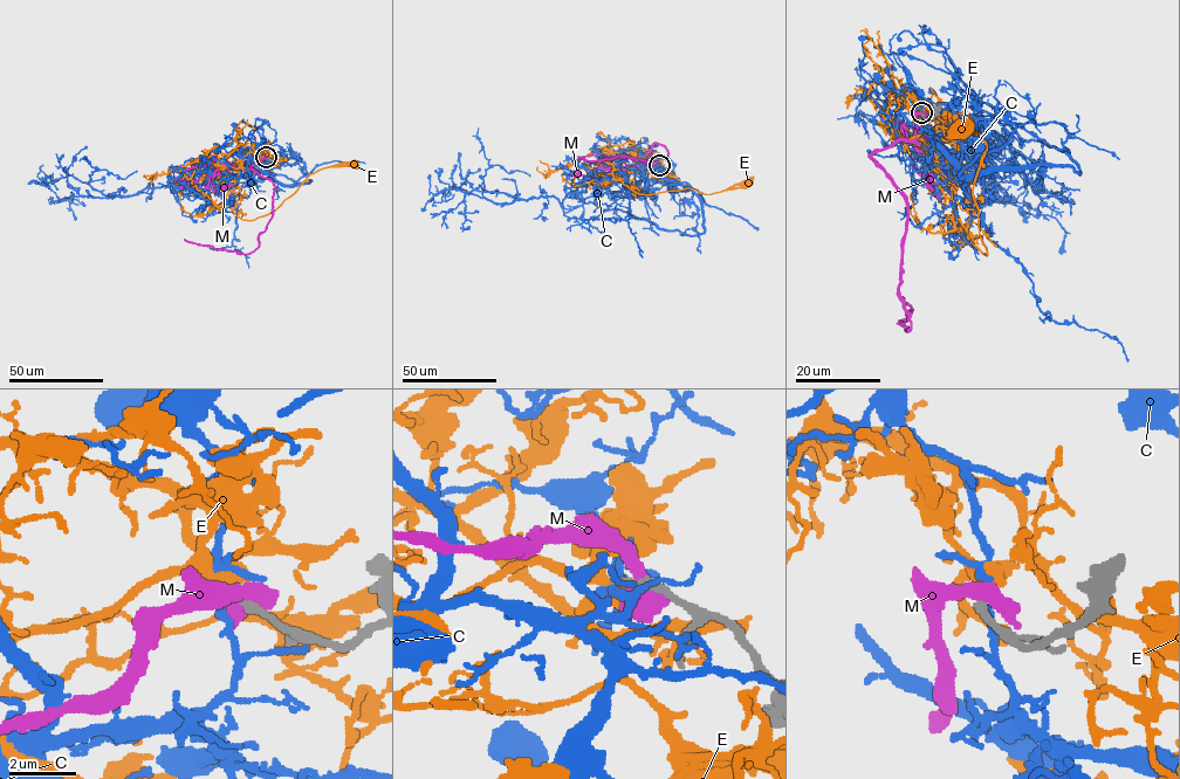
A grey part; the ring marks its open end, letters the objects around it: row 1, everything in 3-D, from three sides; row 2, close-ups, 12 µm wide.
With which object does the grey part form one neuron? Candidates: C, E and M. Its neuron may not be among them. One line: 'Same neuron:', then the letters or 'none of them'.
Same neuron: E

